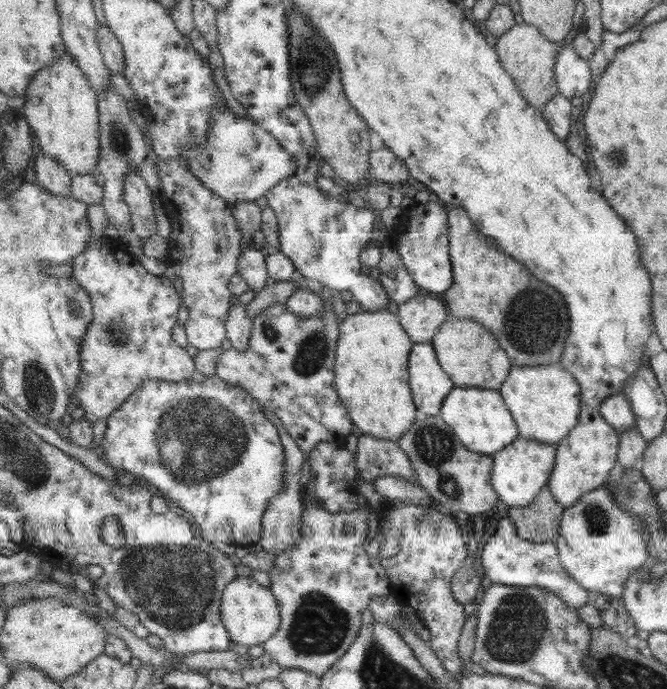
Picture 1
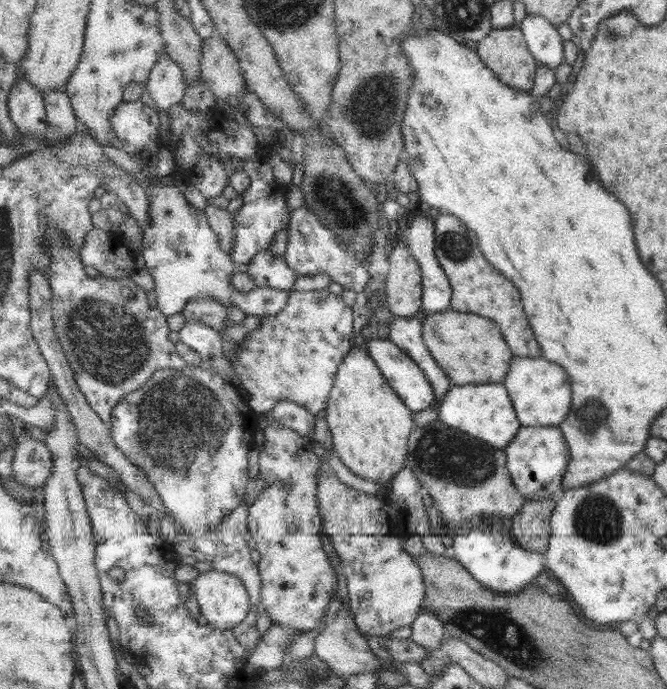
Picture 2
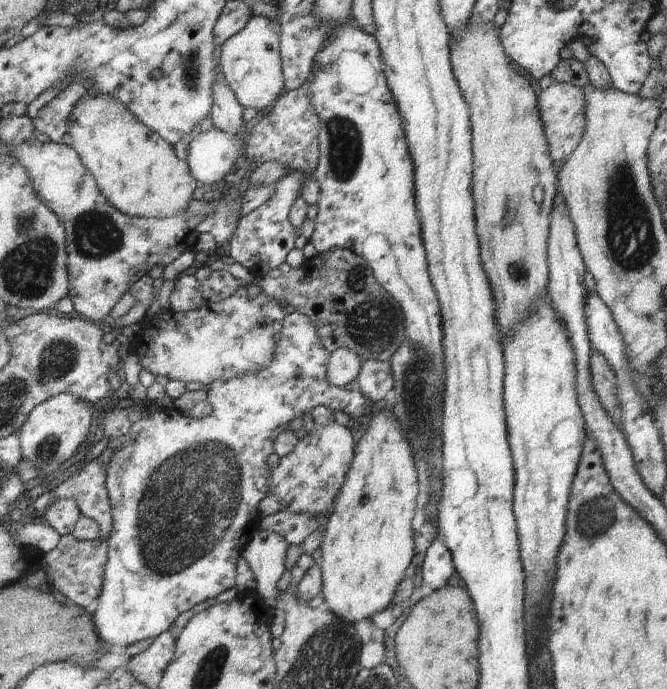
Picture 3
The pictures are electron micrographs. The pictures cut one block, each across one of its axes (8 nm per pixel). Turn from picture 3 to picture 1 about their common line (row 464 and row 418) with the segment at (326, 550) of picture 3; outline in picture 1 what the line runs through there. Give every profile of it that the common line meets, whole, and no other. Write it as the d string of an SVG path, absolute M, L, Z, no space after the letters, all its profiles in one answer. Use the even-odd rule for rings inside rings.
M360 310L340 324L336 352L336 389L365 435L398 442L414 425L419 410L410 387L409 361L414 342L405 332L398 314L387 310Z

